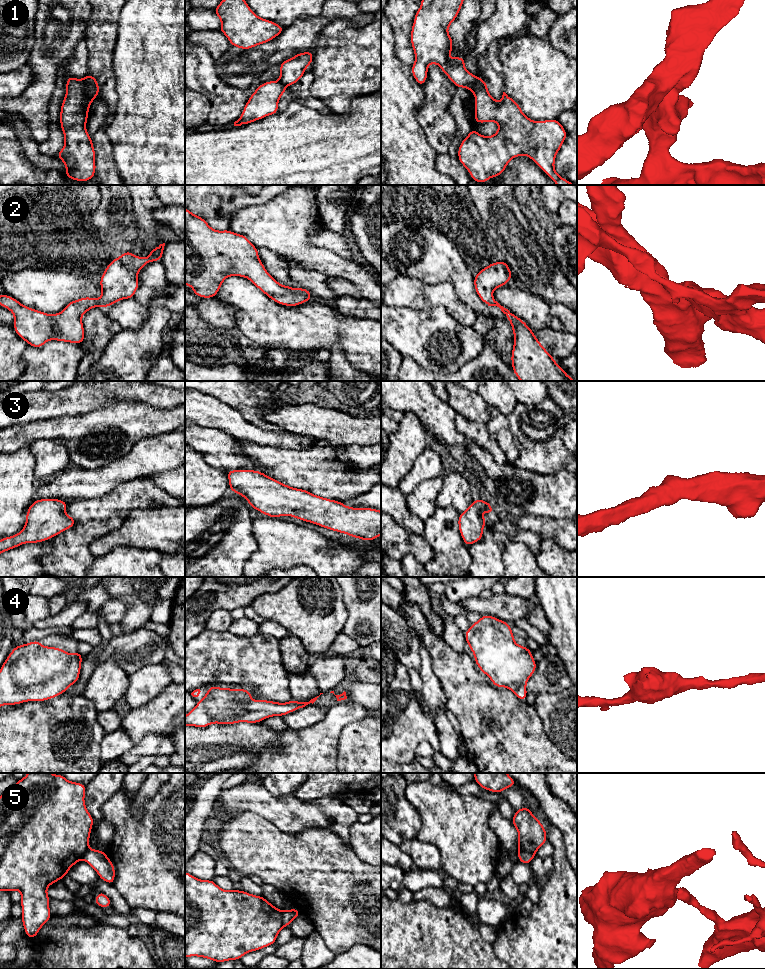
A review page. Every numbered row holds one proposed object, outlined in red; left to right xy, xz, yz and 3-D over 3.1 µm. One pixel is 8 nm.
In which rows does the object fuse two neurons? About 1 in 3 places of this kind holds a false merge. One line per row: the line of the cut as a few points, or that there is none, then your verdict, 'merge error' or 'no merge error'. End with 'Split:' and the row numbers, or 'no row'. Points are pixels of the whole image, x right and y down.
1: xy (84, 78), (86, 90), (93, 99) | merge error
2: no cut | no merge error
3: no cut | no merge error
4: no cut | no merge error
5: yz (518, 851), (528, 851), (534, 855) | merge error
Split: 1, 5

